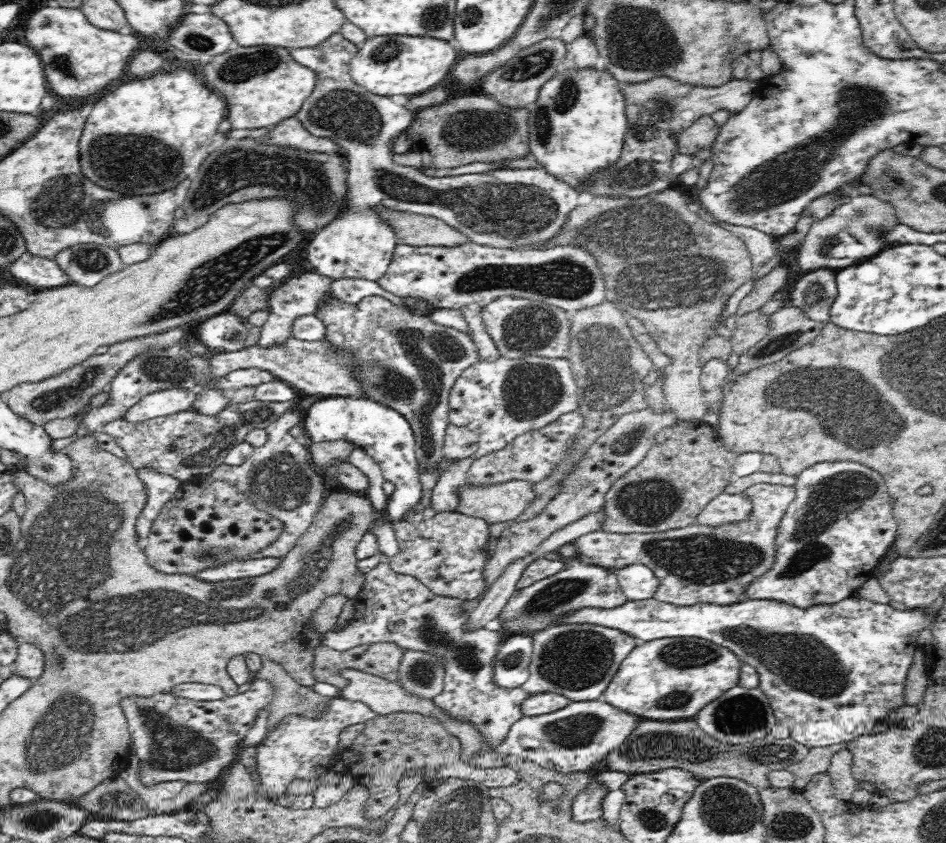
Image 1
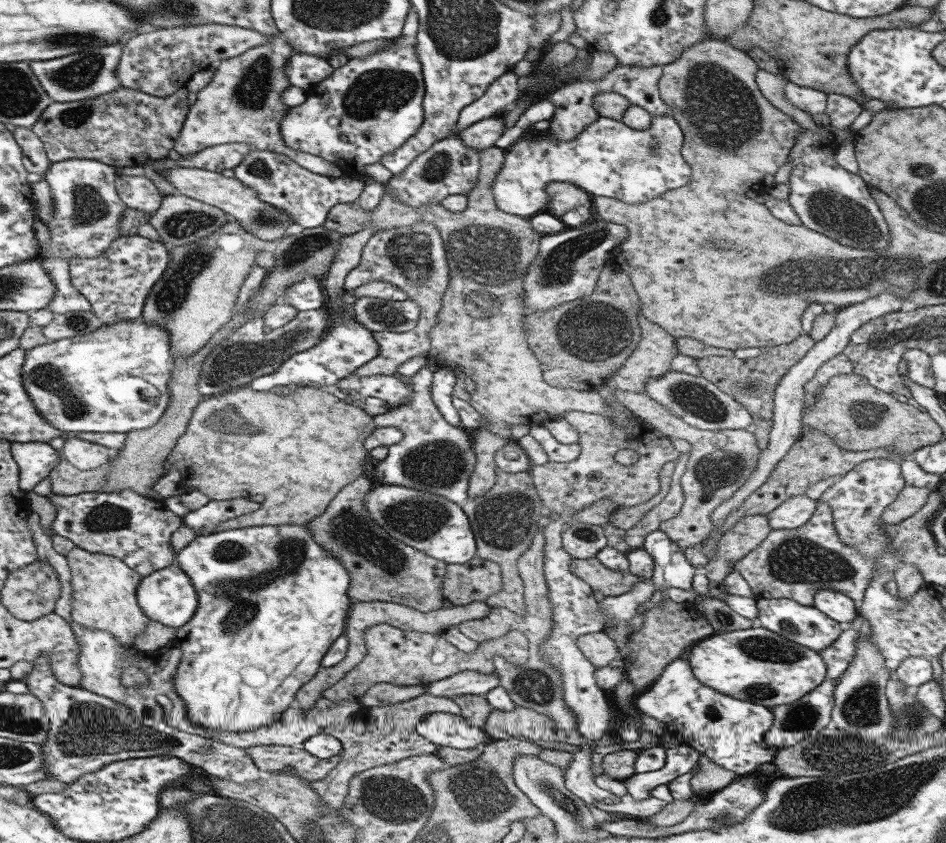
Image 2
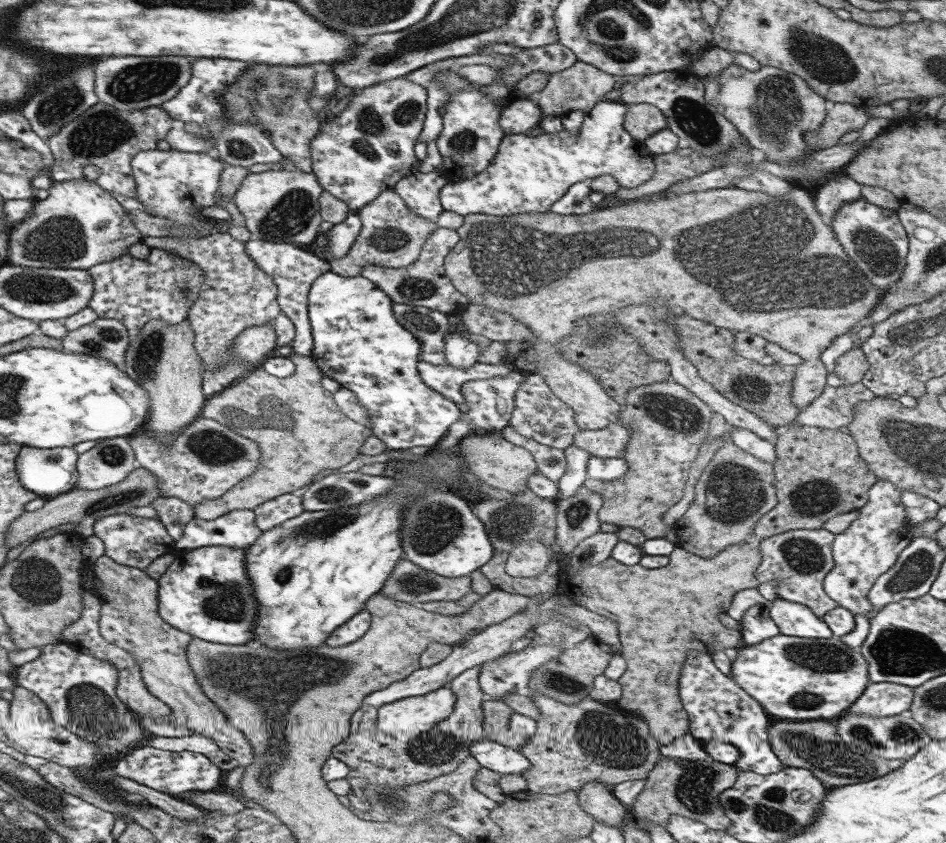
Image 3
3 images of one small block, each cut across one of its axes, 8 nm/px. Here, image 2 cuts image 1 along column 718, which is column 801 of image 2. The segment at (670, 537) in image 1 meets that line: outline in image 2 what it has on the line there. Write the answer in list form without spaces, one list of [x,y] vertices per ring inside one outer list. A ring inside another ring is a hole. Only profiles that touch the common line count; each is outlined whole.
[[[822,499],[816,501],[816,510],[808,519],[804,526],[796,529],[773,530],[766,536],[754,550],[745,554],[736,564],[735,568],[747,580],[752,589],[753,596],[760,598],[787,598],[792,599],[804,606],[813,604],[813,598],[816,591],[820,589],[832,589],[848,595],[860,608],[863,604],[866,589],[871,583],[871,578],[877,571],[877,560],[880,556],[874,558],[863,557],[856,547],[851,547],[843,543],[834,528],[833,512],[829,504]]]

